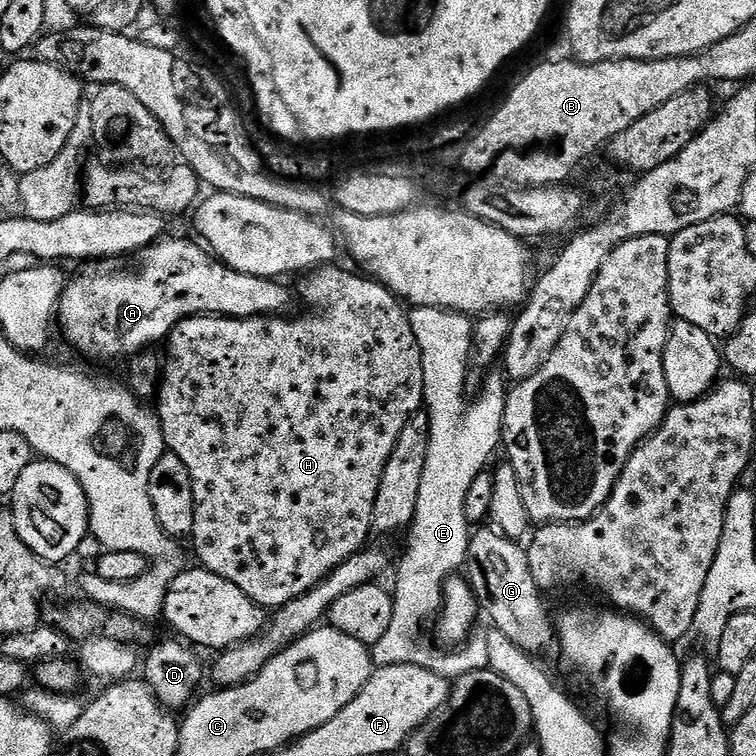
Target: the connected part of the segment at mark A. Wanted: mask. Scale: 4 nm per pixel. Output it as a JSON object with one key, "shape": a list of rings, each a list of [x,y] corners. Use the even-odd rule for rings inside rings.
{"shape":[[[171,234],[165,235],[163,238],[154,241],[147,248],[140,249],[135,253],[134,261],[136,265],[133,268],[123,268],[123,263],[117,262],[115,259],[109,258],[99,262],[88,262],[83,265],[84,268],[76,277],[69,279],[64,286],[64,292],[60,295],[60,307],[58,309],[58,328],[64,331],[64,336],[81,352],[84,356],[89,356],[92,360],[120,360],[123,356],[127,358],[135,357],[137,354],[143,353],[151,344],[167,341],[168,336],[174,330],[176,324],[181,324],[186,318],[191,316],[236,316],[240,320],[244,320],[247,316],[270,316],[273,314],[287,313],[287,308],[292,304],[292,296],[288,293],[287,283],[281,282],[276,278],[265,278],[263,276],[255,276],[254,274],[242,274],[233,268],[227,268],[221,260],[217,260],[207,247],[201,246],[195,239],[179,240]]]}

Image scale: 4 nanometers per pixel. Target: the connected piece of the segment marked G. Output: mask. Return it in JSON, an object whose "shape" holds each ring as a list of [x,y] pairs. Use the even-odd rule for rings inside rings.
{"shape":[[[480,526],[468,537],[466,579],[472,585],[480,611],[495,631],[506,634],[514,646],[529,654],[557,643],[553,619],[544,605],[542,589],[530,574],[530,562],[523,543],[506,538],[491,526]]]}

